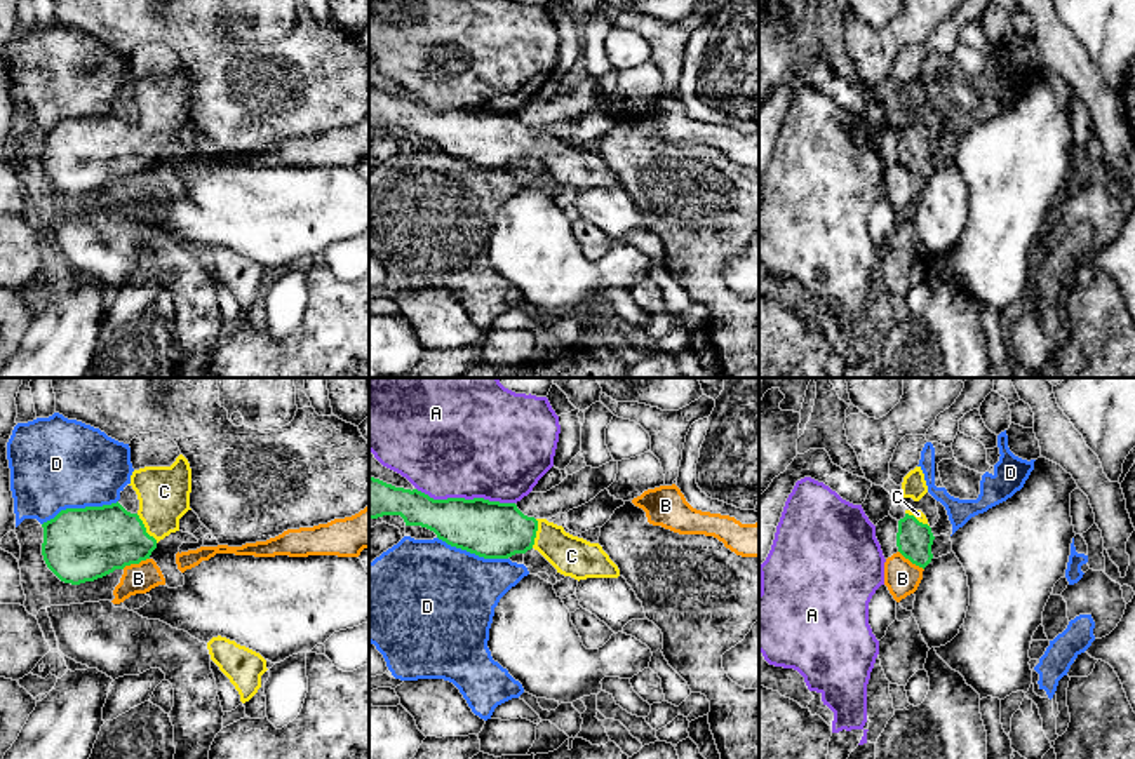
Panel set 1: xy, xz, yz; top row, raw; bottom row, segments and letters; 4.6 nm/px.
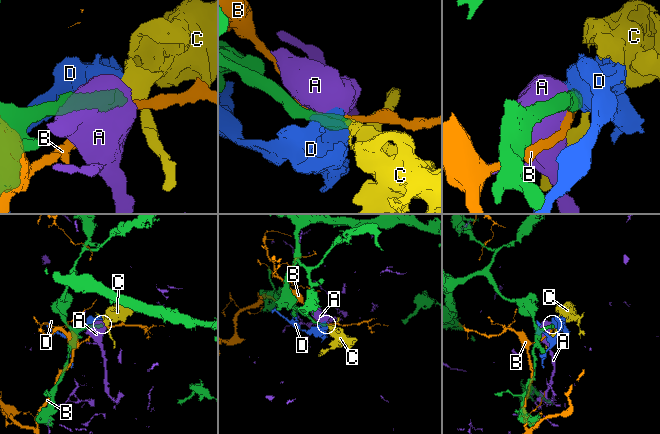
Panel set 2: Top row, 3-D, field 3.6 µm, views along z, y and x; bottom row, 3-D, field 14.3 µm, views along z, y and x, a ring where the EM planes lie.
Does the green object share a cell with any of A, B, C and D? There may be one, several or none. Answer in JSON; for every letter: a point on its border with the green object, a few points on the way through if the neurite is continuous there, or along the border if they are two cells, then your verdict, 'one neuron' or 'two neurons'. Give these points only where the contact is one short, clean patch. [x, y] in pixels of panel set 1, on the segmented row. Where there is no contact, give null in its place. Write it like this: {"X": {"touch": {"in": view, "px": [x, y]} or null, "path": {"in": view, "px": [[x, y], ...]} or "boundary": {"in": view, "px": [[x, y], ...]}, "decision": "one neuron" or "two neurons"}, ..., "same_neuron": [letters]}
{"A": {"touch": {"in": "xz", "px": [463, 498]}, "decision": "two neurons"}, "B": {"touch": {"in": "xy", "px": [134, 563]}, "decision": "two neurons"}, "C": {"touch": {"in": "xy", "px": [145, 528]}, "path": {"in": "xy", "px": [[93, 542], [131, 538], [145, 528], [159, 514], [164, 491]]}, "decision": "one neuron"}, "D": {"touch": {"in": "xy", "px": [79, 509]}, "decision": "two neurons"}, "same_neuron": ["C"]}

